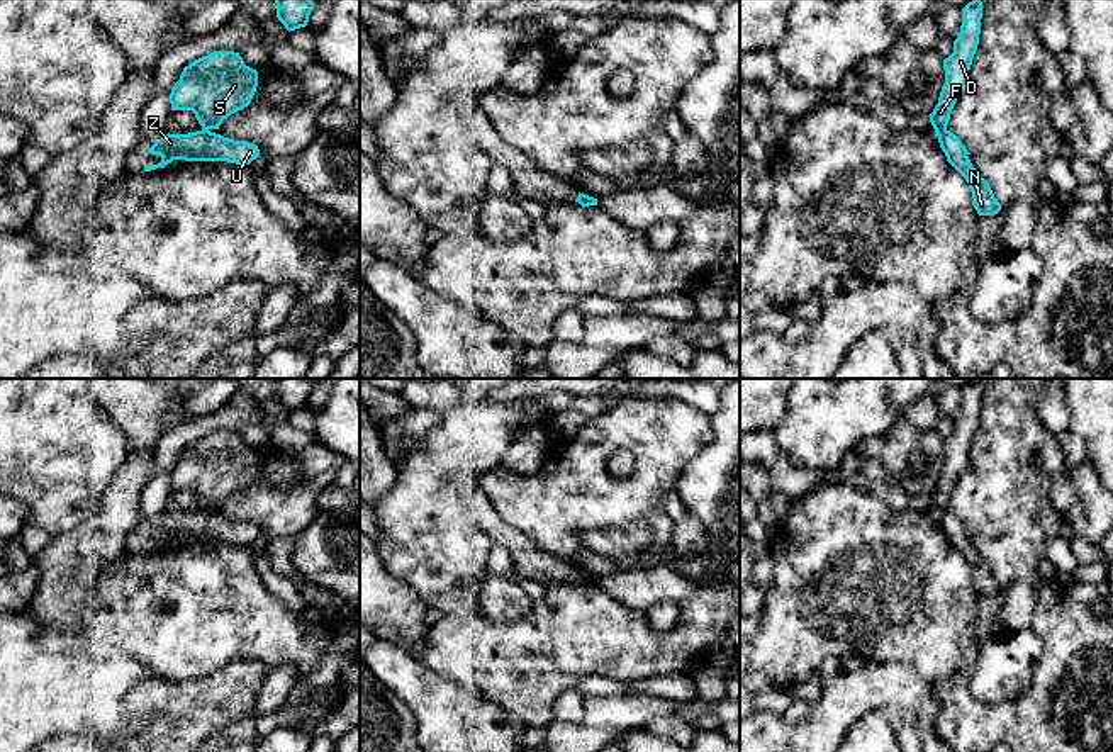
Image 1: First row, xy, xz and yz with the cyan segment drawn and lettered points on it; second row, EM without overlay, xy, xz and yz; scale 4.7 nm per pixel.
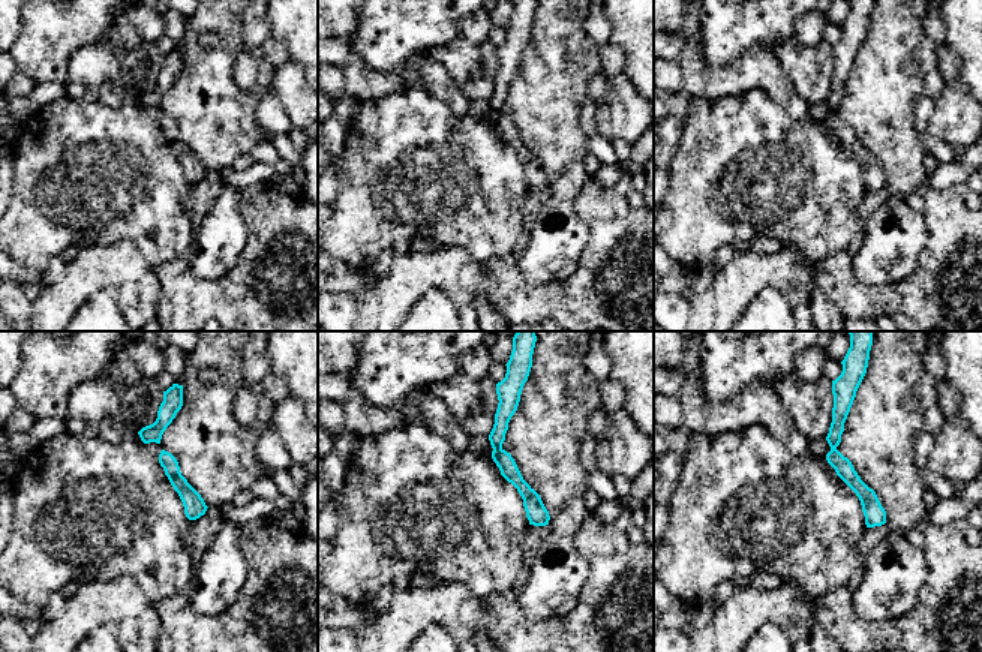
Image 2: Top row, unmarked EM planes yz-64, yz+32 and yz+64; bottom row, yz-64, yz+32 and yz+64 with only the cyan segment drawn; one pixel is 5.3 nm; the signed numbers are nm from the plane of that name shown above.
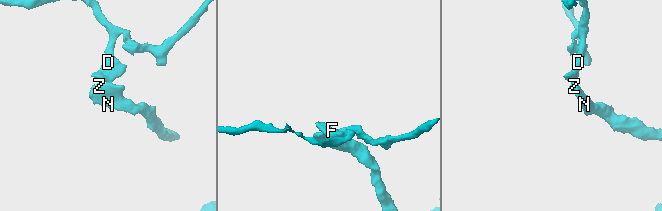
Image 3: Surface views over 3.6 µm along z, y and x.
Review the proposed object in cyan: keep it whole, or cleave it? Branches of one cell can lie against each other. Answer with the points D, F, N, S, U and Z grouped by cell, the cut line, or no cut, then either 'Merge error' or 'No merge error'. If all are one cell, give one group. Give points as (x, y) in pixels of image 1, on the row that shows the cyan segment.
Groups: D F S / N U Z. Split along yz (945, 129), (937, 133). Merge error

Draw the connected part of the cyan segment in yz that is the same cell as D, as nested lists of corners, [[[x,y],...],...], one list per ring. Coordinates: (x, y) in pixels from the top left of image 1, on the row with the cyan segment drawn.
[[[972,0],[962,8],[960,36],[954,41],[954,53],[943,59],[945,83],[938,104],[928,115],[935,132],[947,131],[952,109],[969,87],[969,70],[977,51],[982,19],[982,2]]]

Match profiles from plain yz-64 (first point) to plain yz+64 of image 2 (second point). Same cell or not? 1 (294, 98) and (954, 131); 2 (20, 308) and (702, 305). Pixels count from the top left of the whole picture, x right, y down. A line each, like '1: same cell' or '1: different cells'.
1: same cell
2: different cells

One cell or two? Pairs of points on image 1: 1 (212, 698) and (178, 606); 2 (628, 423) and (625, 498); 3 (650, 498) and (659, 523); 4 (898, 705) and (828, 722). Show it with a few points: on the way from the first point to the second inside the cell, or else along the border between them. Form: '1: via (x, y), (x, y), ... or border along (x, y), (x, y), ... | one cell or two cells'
1: border along (204, 676), (184, 681), (167, 681), (163, 678) | two cells
2: via (647, 442), (648, 474), (643, 479) | one cell
3: border along (660, 508), (643, 513), (618, 528) | two cells
4: via (881, 701), (849, 701), (845, 705) | one cell

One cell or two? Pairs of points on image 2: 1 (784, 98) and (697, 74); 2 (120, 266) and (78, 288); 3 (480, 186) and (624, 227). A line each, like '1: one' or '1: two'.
1: one
2: one
3: two

